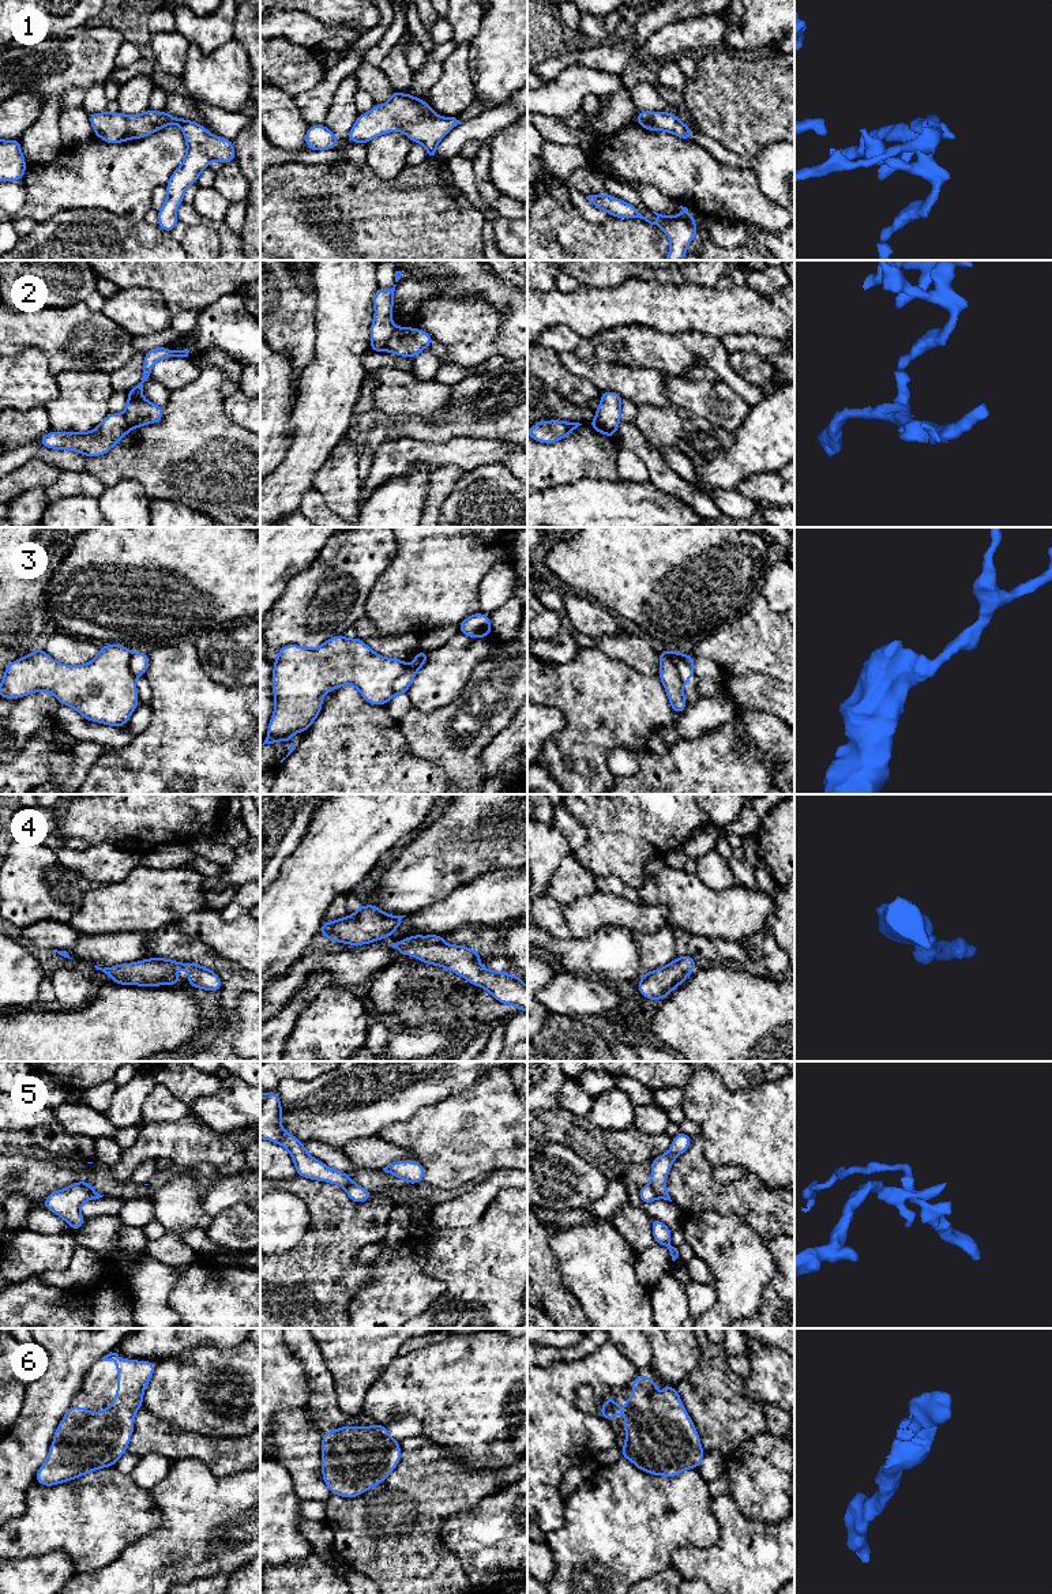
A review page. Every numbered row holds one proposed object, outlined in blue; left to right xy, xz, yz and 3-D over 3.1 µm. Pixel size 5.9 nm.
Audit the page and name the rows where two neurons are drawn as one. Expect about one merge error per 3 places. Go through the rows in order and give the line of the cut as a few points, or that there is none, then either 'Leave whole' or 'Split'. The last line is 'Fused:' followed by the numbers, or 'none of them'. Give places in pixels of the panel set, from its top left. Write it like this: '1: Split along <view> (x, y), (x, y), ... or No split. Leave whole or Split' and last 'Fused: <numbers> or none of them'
1: No split. Leave whole
2: Split along yz (596, 417), (609, 433), (613, 433). Split
3: Split along yz (675, 655), (673, 661), (683, 684). Split
4: No split. Leave whole
5: Split along yz (649, 1184), (657, 1196). Split
6: No split. Leave whole
Fused: 2, 3, 5

